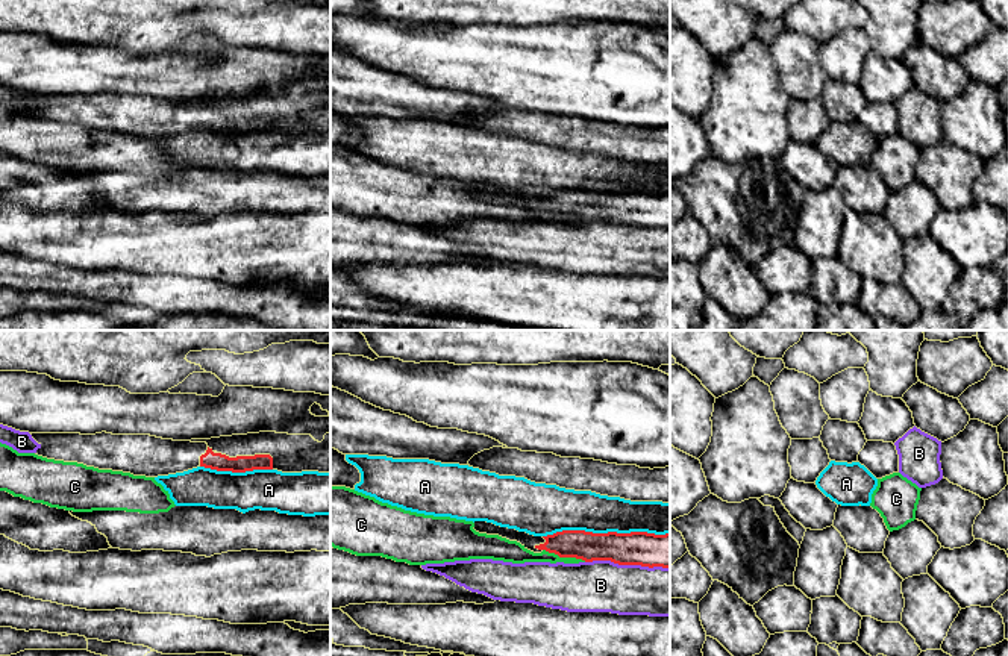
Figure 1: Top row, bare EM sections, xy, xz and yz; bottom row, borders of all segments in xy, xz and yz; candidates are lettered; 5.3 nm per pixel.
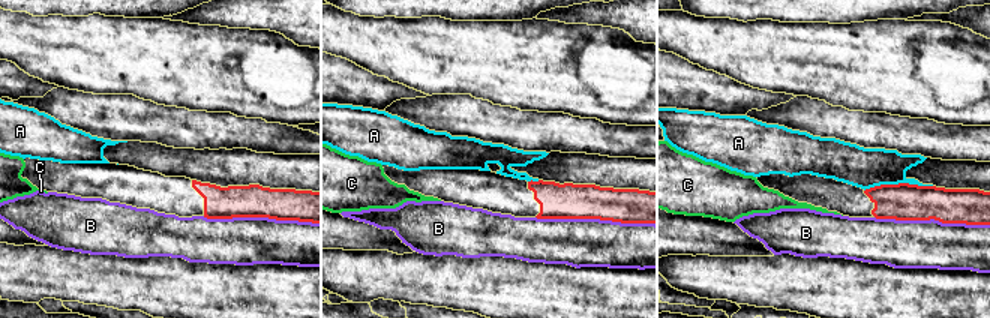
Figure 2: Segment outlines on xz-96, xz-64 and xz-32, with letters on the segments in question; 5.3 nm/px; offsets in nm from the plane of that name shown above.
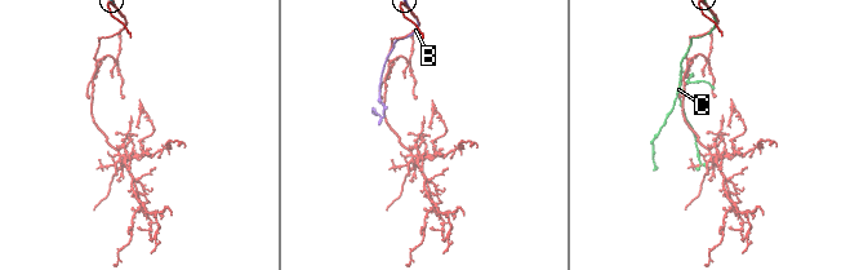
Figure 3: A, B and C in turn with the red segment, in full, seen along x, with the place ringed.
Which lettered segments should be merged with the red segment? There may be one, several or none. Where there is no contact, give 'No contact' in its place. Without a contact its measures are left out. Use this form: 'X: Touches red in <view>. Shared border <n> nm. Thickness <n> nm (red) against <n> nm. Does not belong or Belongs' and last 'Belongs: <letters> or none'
A: Touches red in xz. Shared border 650 nm. Thickness 180 nm (red) against 220 nm. Does not belong
B: Touches red in xz. Shared border 440 nm. Thickness 180 nm (red) against 280 nm. Does not belong
C: Touches red in xz. Shared border 240 nm. Thickness 160 nm (red) against 100 nm. Does not belong
Belongs: none

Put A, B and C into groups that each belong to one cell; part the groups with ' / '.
A / B / C

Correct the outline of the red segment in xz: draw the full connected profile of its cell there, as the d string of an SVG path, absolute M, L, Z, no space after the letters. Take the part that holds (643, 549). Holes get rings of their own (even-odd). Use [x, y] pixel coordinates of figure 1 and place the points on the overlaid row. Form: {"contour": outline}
{"contour": "M474 521L473 529L479 533L499 535L509 541L517 541L534 553L546 550L559 558L576 558L585 562L611 561L618 565L670 568L670 533L562 530L547 536L534 536L487 521Z"}

